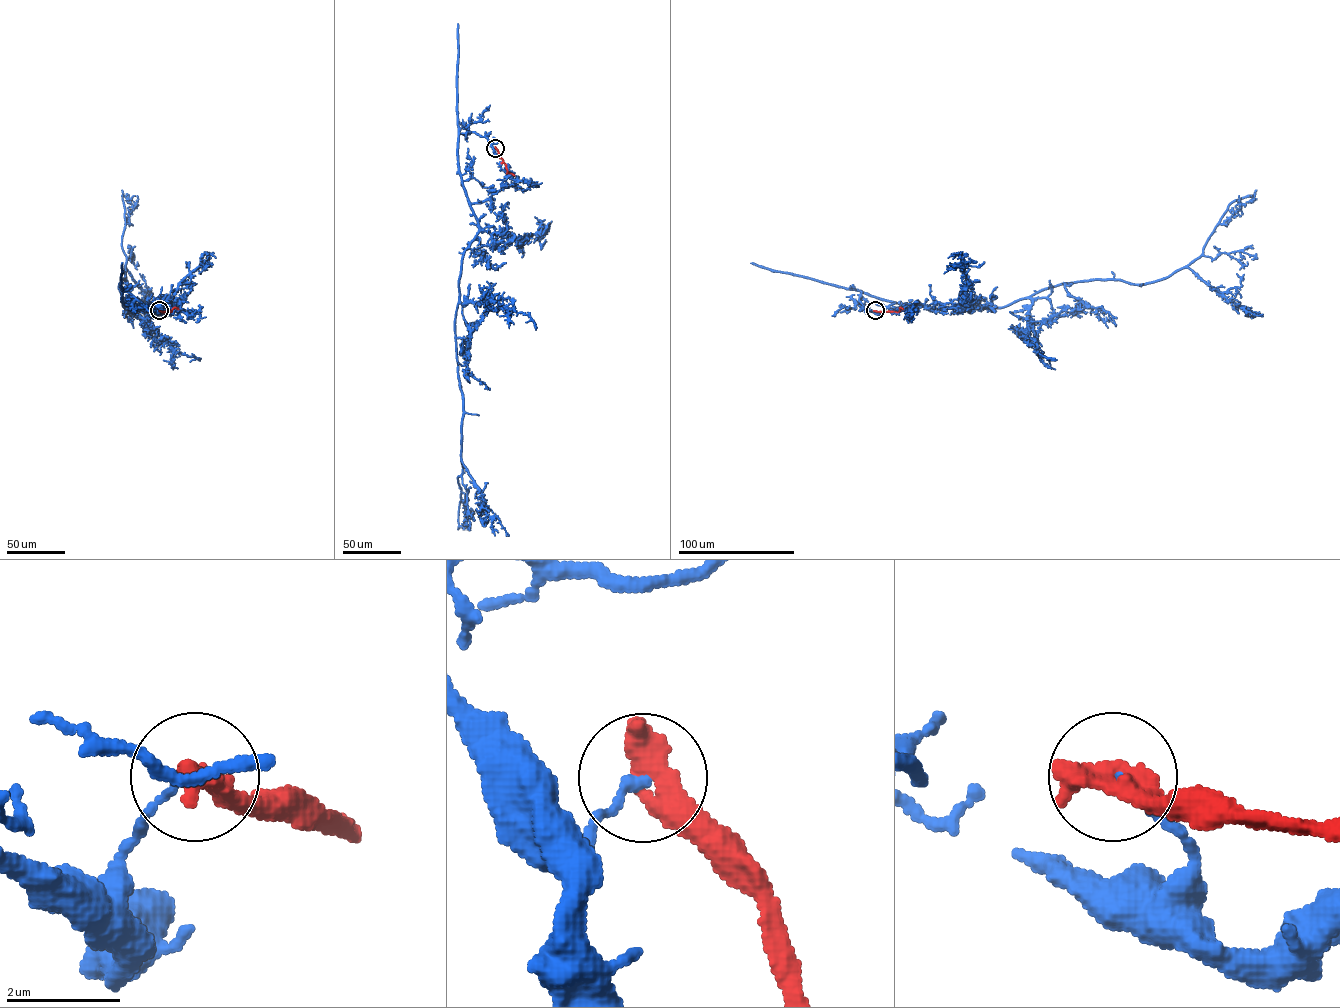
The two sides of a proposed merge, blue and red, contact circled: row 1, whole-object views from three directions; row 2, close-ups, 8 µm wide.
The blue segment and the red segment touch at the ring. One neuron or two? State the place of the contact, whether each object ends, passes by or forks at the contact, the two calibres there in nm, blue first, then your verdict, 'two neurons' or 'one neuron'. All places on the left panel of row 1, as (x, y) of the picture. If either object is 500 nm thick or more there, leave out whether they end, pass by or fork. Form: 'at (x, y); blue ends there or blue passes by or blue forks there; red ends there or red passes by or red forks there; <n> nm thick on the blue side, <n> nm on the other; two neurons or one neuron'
at (159, 310); 160 nm thick on the blue side, 550 nm on the other; two neurons

